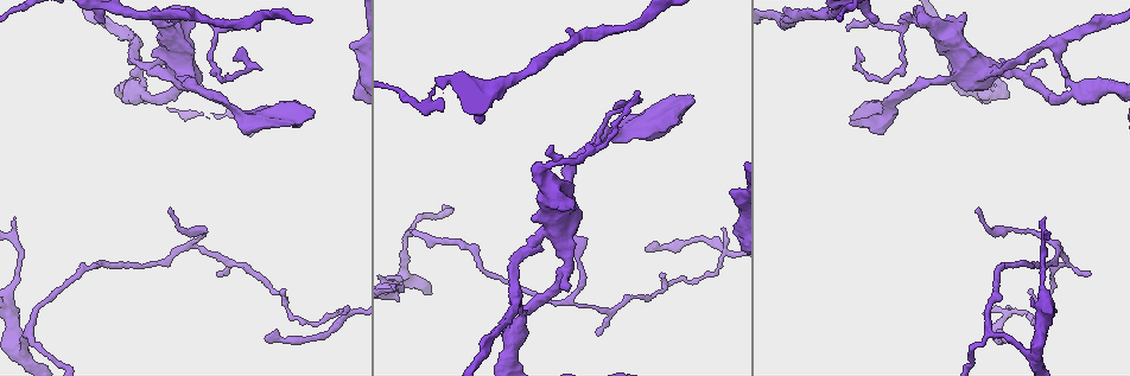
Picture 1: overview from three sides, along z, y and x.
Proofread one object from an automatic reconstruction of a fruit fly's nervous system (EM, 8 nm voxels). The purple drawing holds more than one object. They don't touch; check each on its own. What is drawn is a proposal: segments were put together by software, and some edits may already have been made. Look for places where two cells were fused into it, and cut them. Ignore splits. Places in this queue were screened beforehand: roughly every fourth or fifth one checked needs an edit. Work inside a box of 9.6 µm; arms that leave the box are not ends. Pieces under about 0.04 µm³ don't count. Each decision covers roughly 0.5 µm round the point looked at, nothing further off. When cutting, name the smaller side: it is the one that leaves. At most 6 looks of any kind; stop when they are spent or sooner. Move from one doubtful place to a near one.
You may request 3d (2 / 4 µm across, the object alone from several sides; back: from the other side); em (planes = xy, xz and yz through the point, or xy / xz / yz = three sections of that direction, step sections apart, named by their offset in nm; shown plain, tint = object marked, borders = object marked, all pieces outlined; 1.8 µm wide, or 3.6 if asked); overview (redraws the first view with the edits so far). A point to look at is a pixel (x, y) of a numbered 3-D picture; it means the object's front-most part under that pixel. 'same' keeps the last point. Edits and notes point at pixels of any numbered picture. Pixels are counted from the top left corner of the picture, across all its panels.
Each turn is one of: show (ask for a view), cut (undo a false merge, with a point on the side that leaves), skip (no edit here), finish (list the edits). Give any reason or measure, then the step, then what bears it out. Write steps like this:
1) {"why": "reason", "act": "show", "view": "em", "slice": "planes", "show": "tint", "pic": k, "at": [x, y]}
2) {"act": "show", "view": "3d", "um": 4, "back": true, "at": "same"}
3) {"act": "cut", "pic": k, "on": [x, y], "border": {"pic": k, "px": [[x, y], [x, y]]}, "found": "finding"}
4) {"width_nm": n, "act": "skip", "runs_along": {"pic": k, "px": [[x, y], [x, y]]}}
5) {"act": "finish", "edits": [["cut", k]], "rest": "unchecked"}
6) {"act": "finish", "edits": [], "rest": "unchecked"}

{"act": "show", "view": "3d", "um": 2, "pic": 1, "at": [904, 32]}

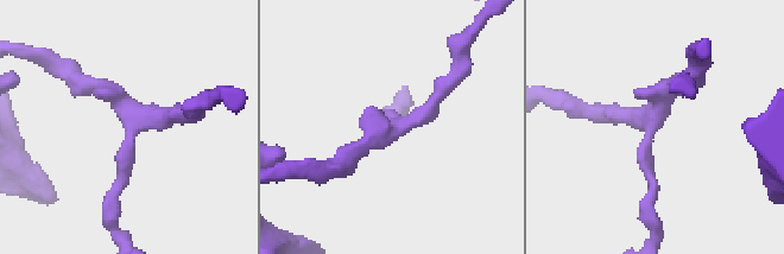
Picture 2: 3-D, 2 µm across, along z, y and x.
{"why": "shape alone is not enough", "act": "show", "view": "em", "slice": "yz", "step": 4, "show": "tint", "pic": 2, "at": [130, 126]}

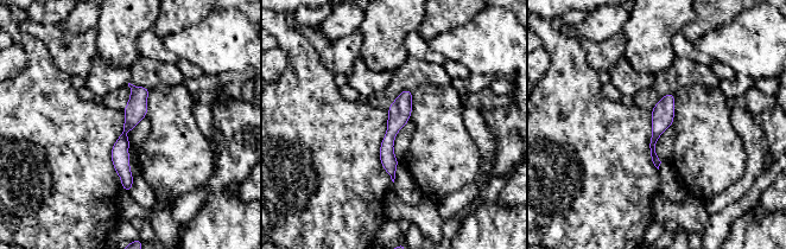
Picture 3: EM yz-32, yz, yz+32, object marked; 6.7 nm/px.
{"why": "cut it another way", "act": "show", "view": "em", "slice": "planes", "show": "tint", "at": "same"}

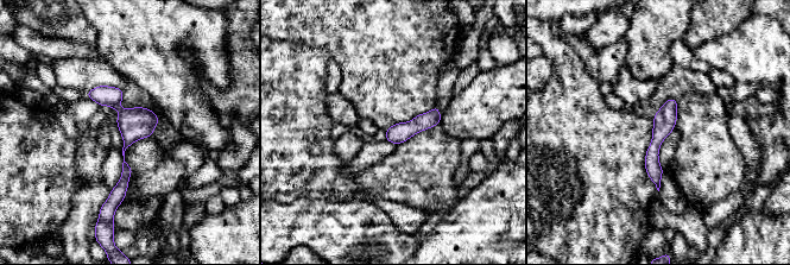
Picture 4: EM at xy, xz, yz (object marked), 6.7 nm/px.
{"act": "skip", "found": "all the same cell"}

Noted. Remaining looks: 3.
{"why": "four-way junction", "act": "show", "view": "em", "um": 3.6, "slice": "planes", "show": "tint", "pic": 1, "at": [169, 68]}

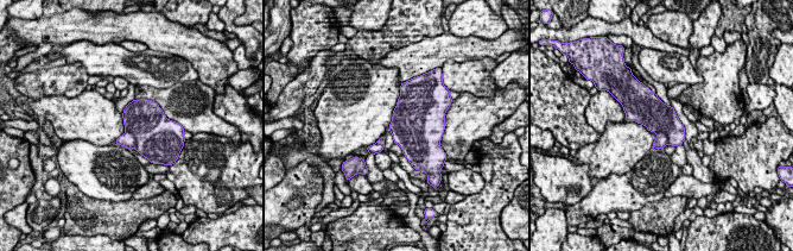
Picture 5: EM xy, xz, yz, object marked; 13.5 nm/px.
{"width_nm": 420, "act": "cut", "pic": 5, "on": [127, 139], "border": {"pic": 5, "px": [[126, 130], [134, 137], [135, 148]]}, "found": "a second cell is stuck on"}

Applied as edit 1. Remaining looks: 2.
{"why": "abrupt turn", "act": "show", "view": "3d", "um": 4, "pic": 1, "at": [722, 252]}

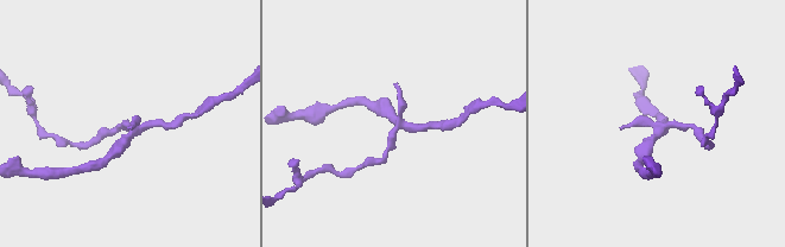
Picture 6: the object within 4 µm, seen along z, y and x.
{"act": "show", "view": "em", "um": 3.6, "slice": "planes", "show": "tint", "pic": 6, "at": [661, 129]}

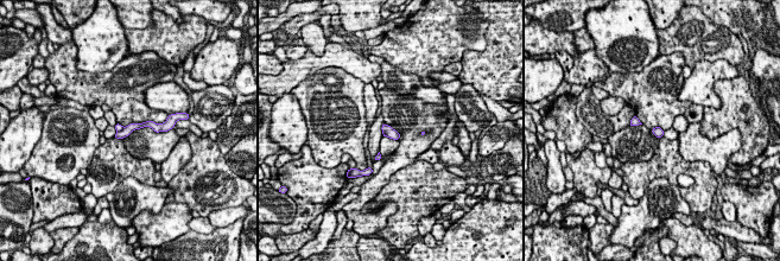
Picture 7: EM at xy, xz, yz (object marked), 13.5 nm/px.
{"width_nm": 140, "act": "cut", "pic": 7, "on": [118, 126], "found": "a second cell is stuck on"}

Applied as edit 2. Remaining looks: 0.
{"act": "finish", "edits": [["cut", 5], ["cut", 7]], "rest": "unchecked"}

